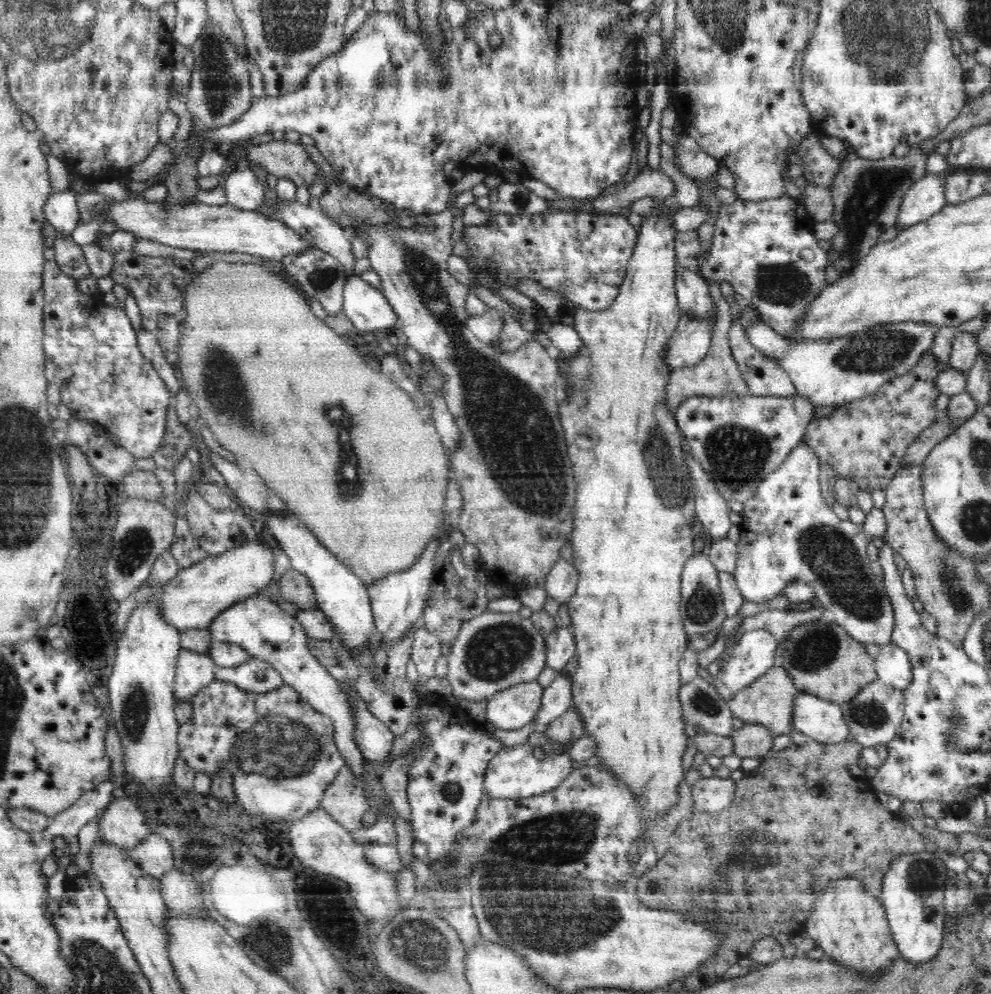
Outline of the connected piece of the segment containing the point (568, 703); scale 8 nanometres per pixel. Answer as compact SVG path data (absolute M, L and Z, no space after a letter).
M558 674L552 684L544 687L541 708L533 720L533 727L538 732L544 732L555 718L563 715L574 704L571 679Z

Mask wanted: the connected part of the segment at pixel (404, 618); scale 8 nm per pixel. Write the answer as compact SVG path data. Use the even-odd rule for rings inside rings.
M443 537L432 540L410 568L392 573L367 586L376 635L382 638L380 646L383 642L398 642L400 638L404 638L416 621L422 617L428 600L430 582L434 576L434 558L441 539Z

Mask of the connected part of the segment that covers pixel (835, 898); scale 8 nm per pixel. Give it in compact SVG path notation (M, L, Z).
M844 877L844 880L830 882L808 920L803 922L803 930L824 951L826 959L836 960L864 976L886 970L898 958L899 950L882 902L866 893L862 883L855 878Z

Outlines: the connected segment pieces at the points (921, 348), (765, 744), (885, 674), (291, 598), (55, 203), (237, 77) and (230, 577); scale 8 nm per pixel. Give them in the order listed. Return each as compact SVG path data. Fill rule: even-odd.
M764 322L746 328L754 348L771 356L791 378L797 394L814 406L842 405L876 392L881 384L910 370L929 351L937 327L931 323L893 322L873 326L851 337L790 341Z
M746 724L732 731L734 753L740 758L764 760L773 752L774 735L762 724Z
M892 642L884 644L880 655L875 657L875 670L878 679L902 692L912 682L910 658L903 648Z
M292 568L280 576L278 582L282 600L296 604L299 609L318 609L316 595L309 578Z
M65 188L54 189L44 205L46 221L57 231L57 235L70 237L74 229L81 224L80 212L76 206L76 194Z
M210 18L190 47L194 64L186 93L186 106L196 120L194 125L218 128L238 120L250 108L251 100L254 98L250 91L248 66L244 57L238 53L234 43L224 35L220 25L216 25Z
M247 542L242 546L227 550L219 555L206 557L188 568L181 568L178 574L163 584L159 598L159 611L163 619L176 629L206 629L212 624L212 619L216 618L225 608L244 600L247 596L260 594L262 588L266 587L272 576L274 576L274 556L272 548L264 542Z

